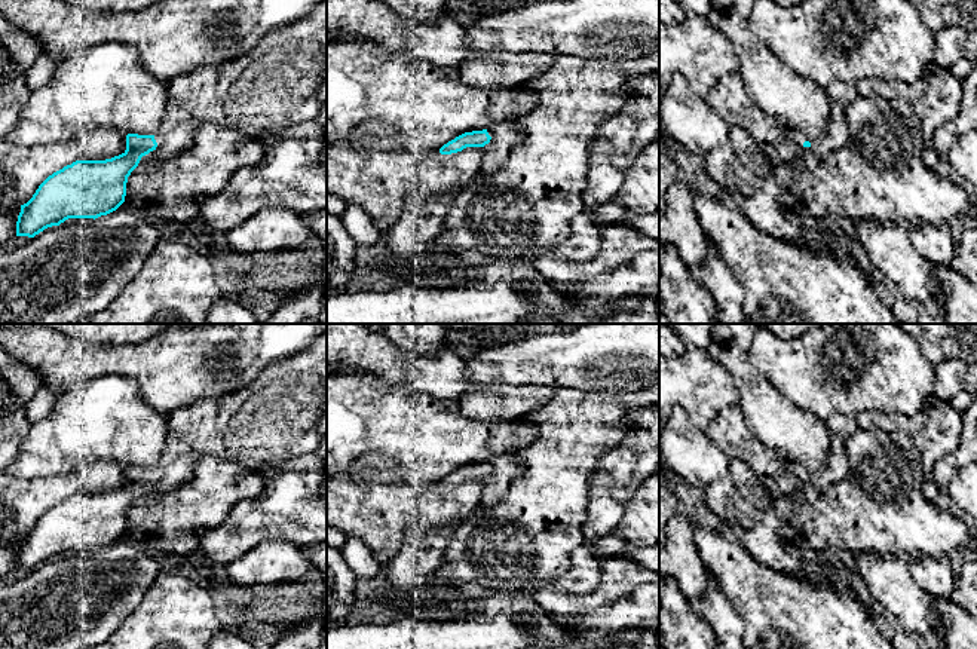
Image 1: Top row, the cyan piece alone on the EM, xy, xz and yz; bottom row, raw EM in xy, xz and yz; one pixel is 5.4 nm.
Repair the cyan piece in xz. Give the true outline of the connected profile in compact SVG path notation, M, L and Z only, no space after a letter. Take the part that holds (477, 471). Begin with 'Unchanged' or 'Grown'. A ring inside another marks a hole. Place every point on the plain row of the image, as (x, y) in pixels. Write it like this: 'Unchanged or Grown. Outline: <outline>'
Grown. Outline: M515 451L493 456L488 462L465 465L440 481L441 487L462 484L466 480L484 480L481 500L475 514L484 514L493 508L506 493L512 480L523 474L524 468L515 460Z

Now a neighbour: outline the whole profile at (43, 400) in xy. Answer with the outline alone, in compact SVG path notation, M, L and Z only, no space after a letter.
M42 385L25 405L25 419L31 425L45 419L53 408L56 399L58 399L58 395L46 385Z

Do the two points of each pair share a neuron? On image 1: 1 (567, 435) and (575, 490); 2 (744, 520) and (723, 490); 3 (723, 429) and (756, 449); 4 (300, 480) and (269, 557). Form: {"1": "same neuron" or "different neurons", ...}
{"1": "same neuron", "2": "same neuron", "3": "same neuron", "4": "different neurons"}

